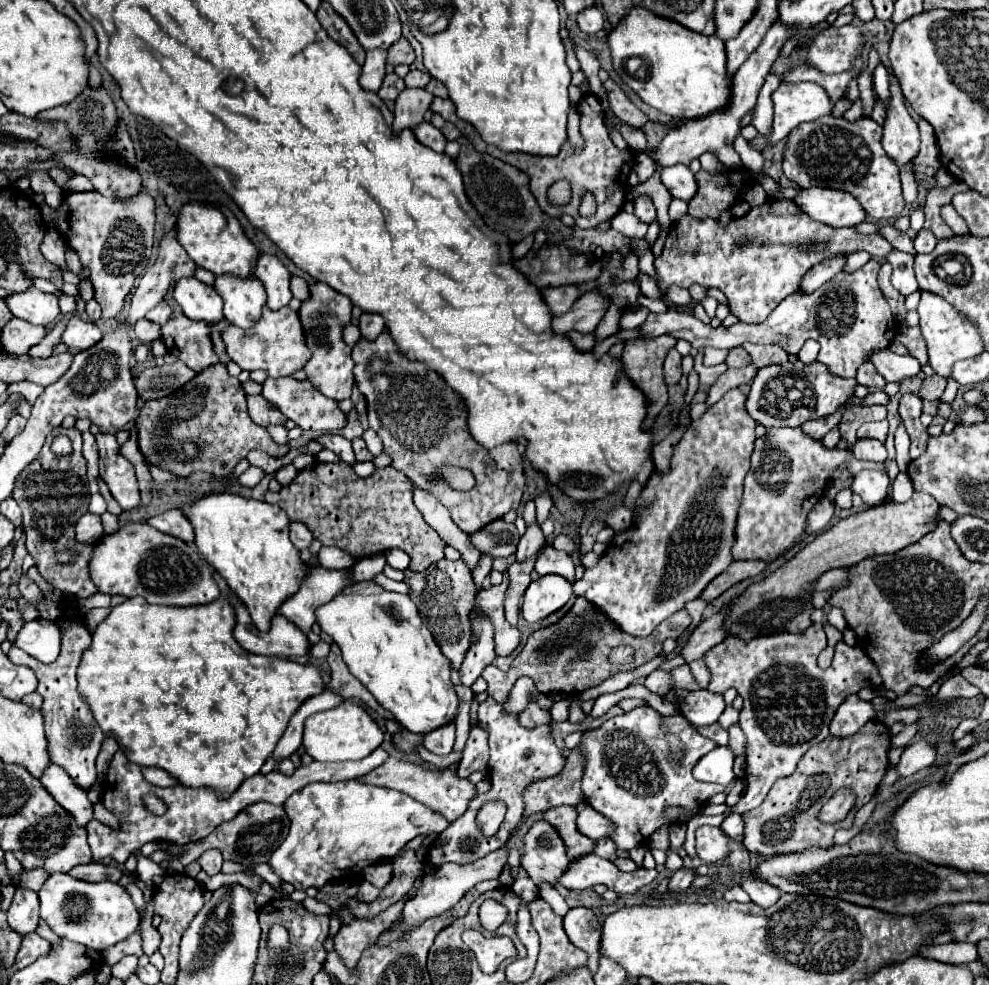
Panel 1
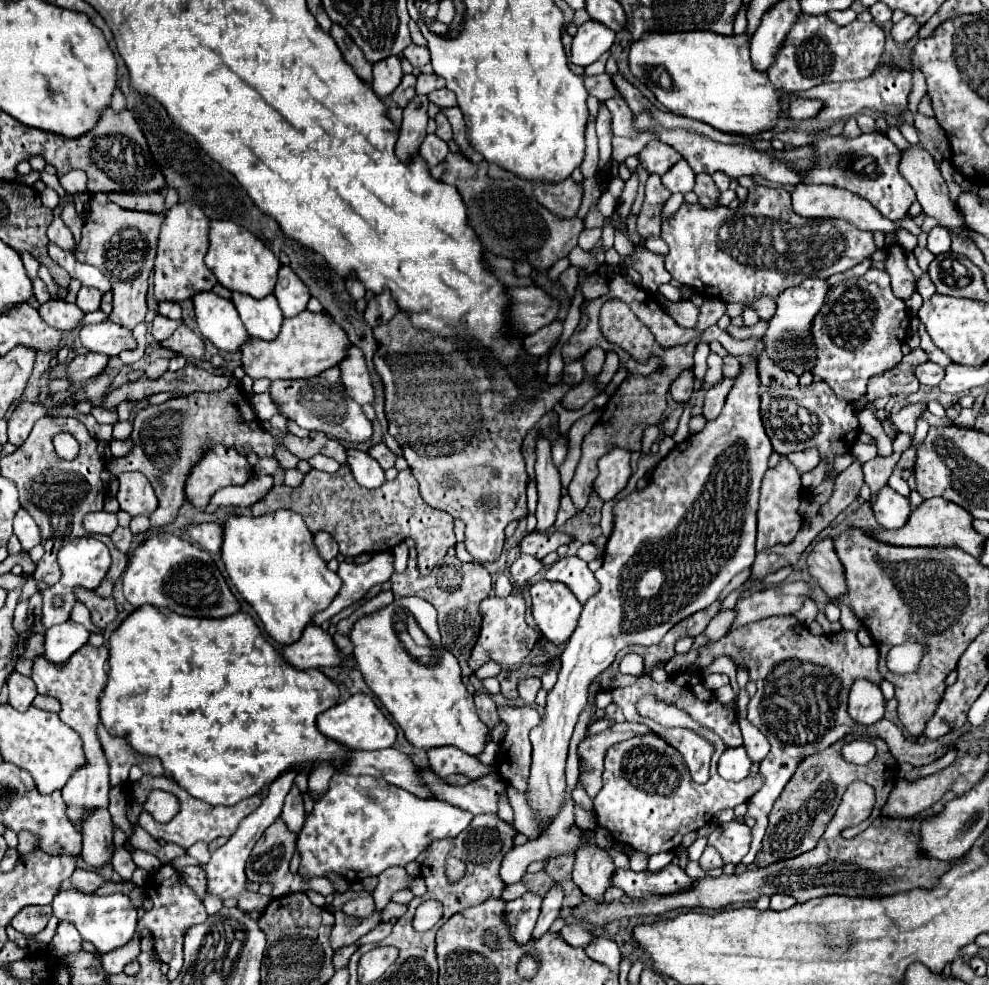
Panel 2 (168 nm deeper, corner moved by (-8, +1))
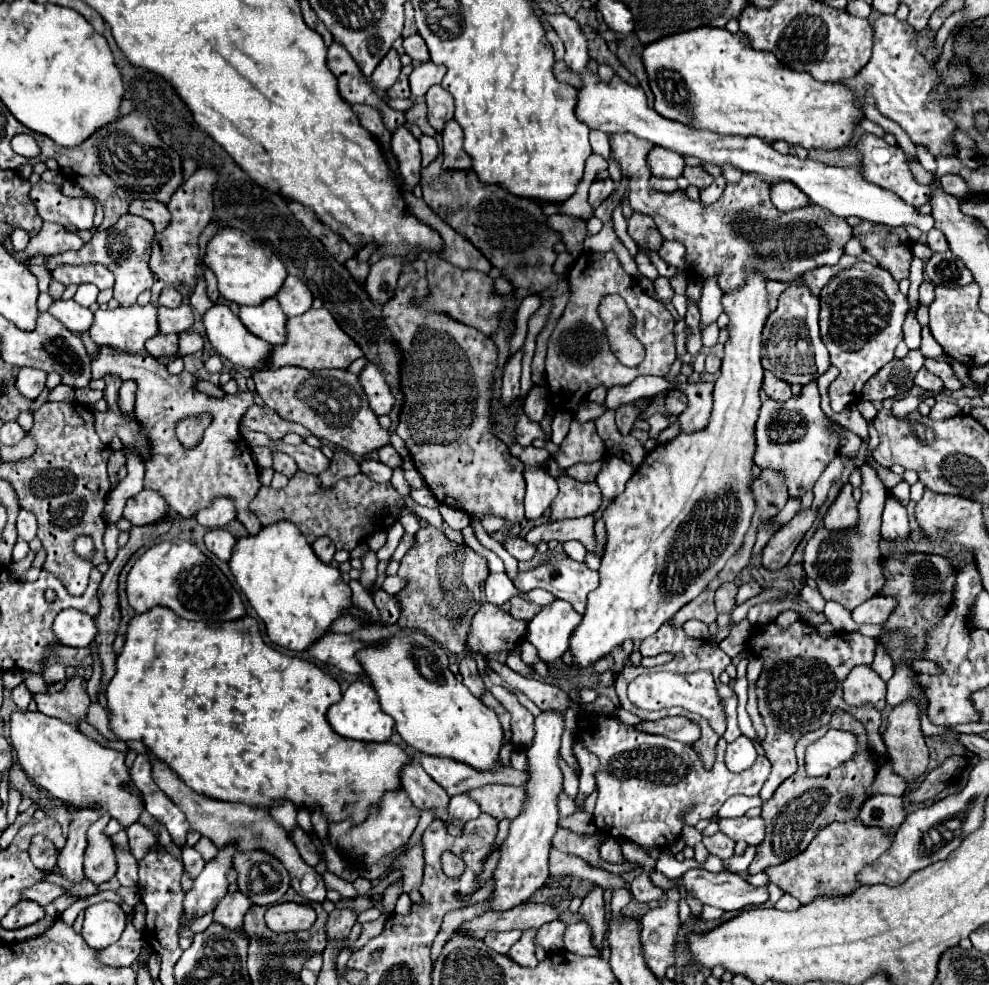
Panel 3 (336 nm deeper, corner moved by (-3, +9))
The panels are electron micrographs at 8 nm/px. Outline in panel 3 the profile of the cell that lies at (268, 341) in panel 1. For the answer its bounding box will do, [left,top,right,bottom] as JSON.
[272,307,362,369]

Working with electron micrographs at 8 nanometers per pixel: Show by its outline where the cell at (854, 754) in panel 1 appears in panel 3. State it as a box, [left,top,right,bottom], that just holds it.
[748,709,876,875]

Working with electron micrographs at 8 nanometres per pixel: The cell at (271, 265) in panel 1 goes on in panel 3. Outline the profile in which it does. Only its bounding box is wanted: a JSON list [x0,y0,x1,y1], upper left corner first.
[276,275,314,317]

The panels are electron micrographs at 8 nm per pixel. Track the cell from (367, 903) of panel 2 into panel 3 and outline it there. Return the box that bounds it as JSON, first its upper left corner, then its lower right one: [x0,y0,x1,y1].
[326,909,356,941]

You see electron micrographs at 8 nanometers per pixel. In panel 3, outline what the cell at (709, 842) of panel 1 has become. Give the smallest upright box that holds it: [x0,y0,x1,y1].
[720,817,766,847]

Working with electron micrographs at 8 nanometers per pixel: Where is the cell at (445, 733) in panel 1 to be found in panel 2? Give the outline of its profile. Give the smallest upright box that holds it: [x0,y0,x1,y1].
[427,745,495,779]

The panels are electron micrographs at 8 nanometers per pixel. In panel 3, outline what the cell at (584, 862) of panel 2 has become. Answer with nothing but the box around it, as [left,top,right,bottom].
[580,887,606,949]

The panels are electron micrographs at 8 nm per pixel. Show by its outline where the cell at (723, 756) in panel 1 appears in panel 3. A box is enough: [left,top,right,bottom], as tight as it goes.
[726,735,758,773]

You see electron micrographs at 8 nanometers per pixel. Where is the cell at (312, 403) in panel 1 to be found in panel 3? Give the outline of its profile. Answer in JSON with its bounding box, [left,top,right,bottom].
[252,367,390,455]

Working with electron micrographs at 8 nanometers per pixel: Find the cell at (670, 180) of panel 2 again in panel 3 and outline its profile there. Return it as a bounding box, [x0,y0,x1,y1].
[648,147,684,179]

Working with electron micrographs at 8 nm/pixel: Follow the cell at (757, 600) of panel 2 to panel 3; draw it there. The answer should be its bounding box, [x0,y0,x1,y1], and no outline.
[736,581,762,603]

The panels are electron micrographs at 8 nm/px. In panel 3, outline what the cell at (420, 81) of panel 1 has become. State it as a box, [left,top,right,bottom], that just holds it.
[410,61,446,97]

